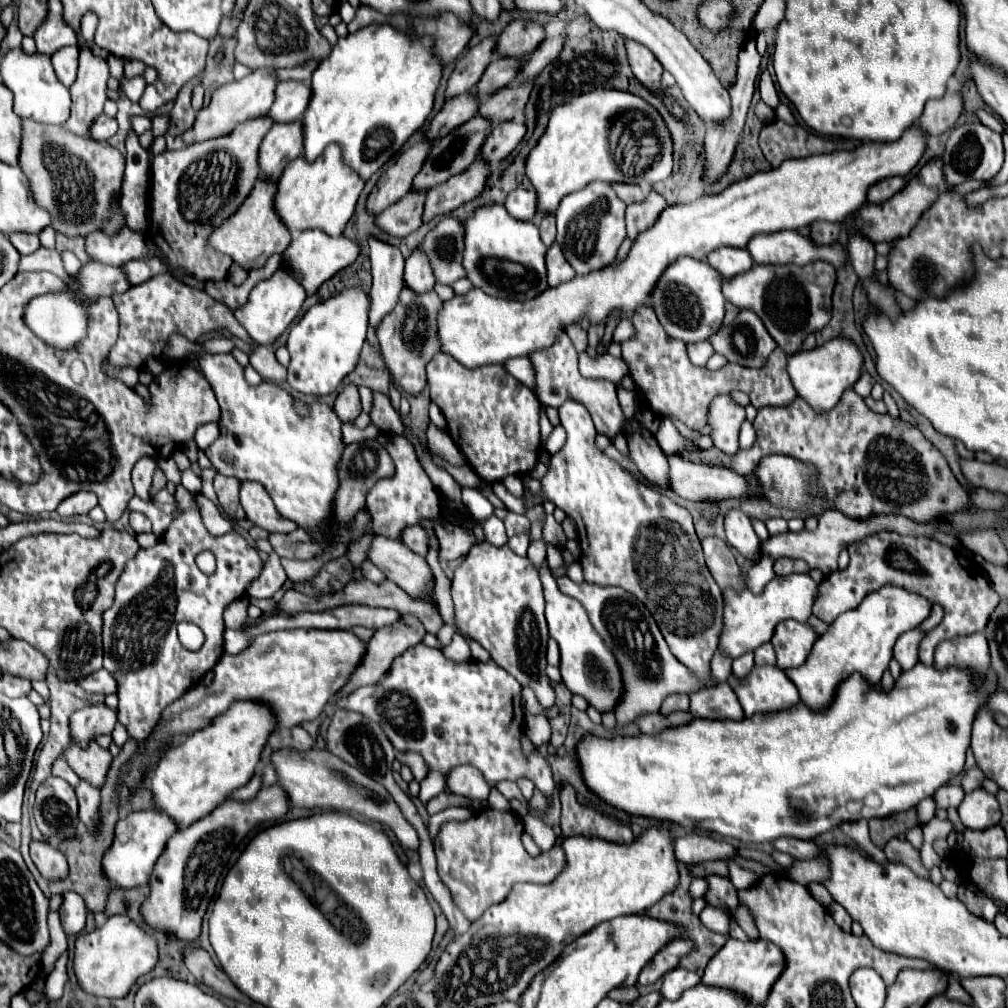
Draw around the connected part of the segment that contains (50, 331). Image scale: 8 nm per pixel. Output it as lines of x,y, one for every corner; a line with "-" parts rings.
46,294
34,298
26,306
24,320
38,338
54,344
58,350
72,348
86,334
86,306
68,294

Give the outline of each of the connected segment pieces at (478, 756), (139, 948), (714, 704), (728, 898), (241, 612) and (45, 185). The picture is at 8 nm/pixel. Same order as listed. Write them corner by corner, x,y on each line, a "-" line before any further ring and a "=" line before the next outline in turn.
418,644
414,648
408,648
394,664
390,670
370,686
356,688
352,694
338,698
332,706
332,710
350,710
350,712
360,712
364,718
378,722
392,742
392,746
398,752
416,752
420,754
429,772
424,780
420,782
420,792
418,798
422,804
426,804
430,798
438,796
446,788
446,772
460,764
470,764
478,768
484,778
490,784
502,782
502,780
520,780
528,778
534,782
534,786
546,796
546,800
552,800
554,792
554,780
552,780
552,768
548,760
538,752
532,750
526,754
520,744
520,736
524,734
524,712
520,708
520,684
498,664
492,660
480,662
480,660
468,660
468,662
452,662
442,654
442,650
428,648
426,644
=
124,914
110,916
102,928
90,934
80,934
76,938
74,972
76,972
78,984
88,994
94,994
94,996
124,998
130,986
140,976
148,974
156,966
156,962
158,962
158,942
154,940
154,936
146,934
144,928
140,928
=
722,682
710,688
702,688
690,694
690,710
692,718
708,718
708,720
742,720
744,712
734,696
734,690
=
708,876
708,884
710,890
706,894
708,904
714,904
718,908
722,908
724,912
736,908
738,904
738,890
734,888
734,884
722,876
=
246,598
234,600
234,604
230,604
230,608
224,612
224,626
232,628
232,630
238,630
240,624
248,620
246,608
248,608
248,600
=
22,120
22,144
20,144
20,156
18,166
24,170
24,174
30,180
30,190
38,204
42,204
54,224
52,228
66,236
88,236
98,228
98,220
106,216
106,204
110,204
110,192
122,184
124,176
124,158
116,148
110,148
106,144
100,144
96,140
80,140
80,136
70,134
64,126
44,126
34,124
32,120

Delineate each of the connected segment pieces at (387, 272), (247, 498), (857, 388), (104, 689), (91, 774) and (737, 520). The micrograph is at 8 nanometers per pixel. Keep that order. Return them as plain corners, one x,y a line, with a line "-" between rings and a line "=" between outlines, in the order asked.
368,236
368,244
370,244
370,262
372,262
372,292
370,292
370,324
376,328
378,320
382,320
382,316
386,316
386,312
390,312
394,308
394,304
398,302
398,290
402,290
404,278
402,278
402,268
404,268
404,256
400,254
400,250
396,246
390,246
374,236
=
242,482
240,502
242,502
242,508
244,508
248,520
252,524
264,528
266,532
286,534
286,532
294,532
298,528
298,524
280,516
272,498
268,496
268,492
258,482
=
864,372
864,374
858,378
858,382
856,382
852,388
854,388
854,392
856,392
858,396
866,398
866,396
870,396
872,386
874,386
874,378
872,378
868,372
=
104,668
98,670
98,672
94,672
94,674
90,674
86,680
80,680
78,684
80,684
84,690
88,690
88,692
96,692
96,694
104,694
104,696
118,692
116,680
114,680
114,678
110,676
110,672
106,672
=
96,742
90,744
86,752
82,748
66,748
64,752
66,762
72,766
72,770
80,776
80,780
90,782
96,788
102,788
106,782
106,774
112,764
112,754
104,748
100,748
=
730,510
728,516
724,518
724,526
726,526
728,544
734,546
748,562
758,562
762,542
756,536
750,518
740,510

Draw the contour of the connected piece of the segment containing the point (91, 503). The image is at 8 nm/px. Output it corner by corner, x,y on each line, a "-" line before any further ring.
76,492
74,496
68,496
60,506
58,506
58,514
68,518
74,514
88,514
94,506
98,504
96,496
92,492

